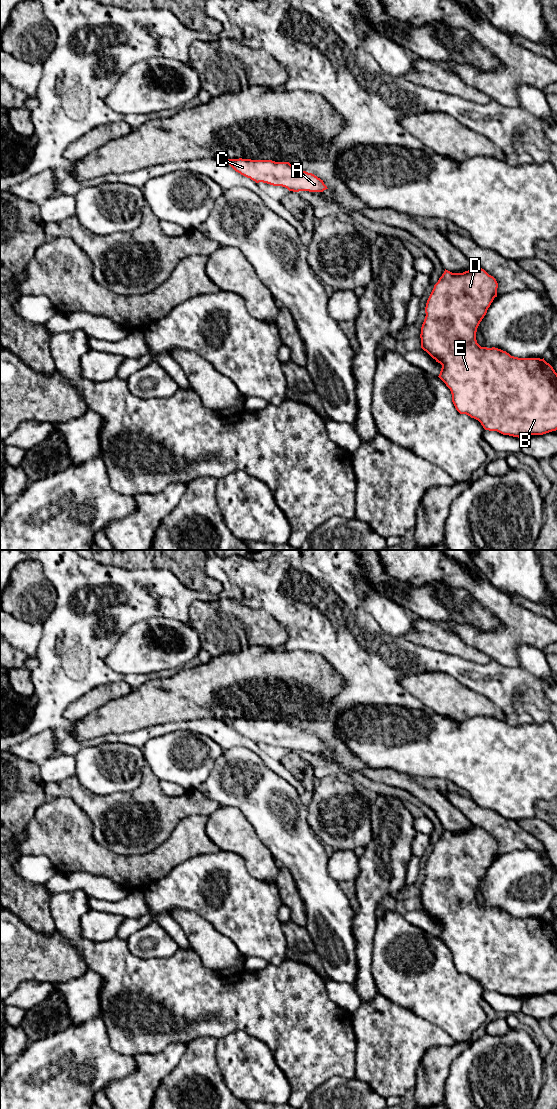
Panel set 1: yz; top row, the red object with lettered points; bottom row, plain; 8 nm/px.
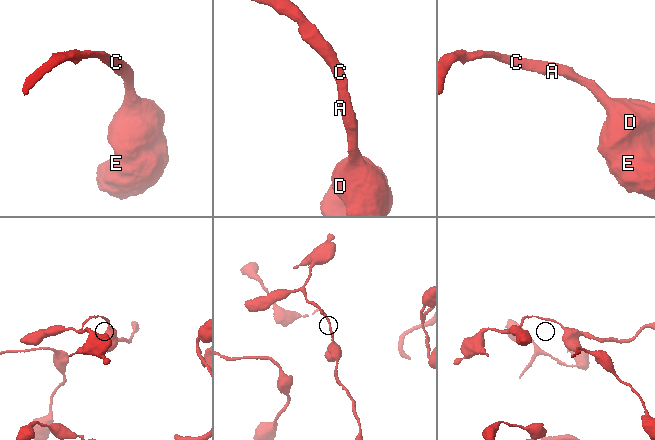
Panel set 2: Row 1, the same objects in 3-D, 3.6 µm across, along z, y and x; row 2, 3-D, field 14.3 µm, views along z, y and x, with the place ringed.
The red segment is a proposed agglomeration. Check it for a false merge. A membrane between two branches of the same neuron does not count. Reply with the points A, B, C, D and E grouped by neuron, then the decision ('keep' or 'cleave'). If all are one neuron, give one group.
A B C D E; keep

